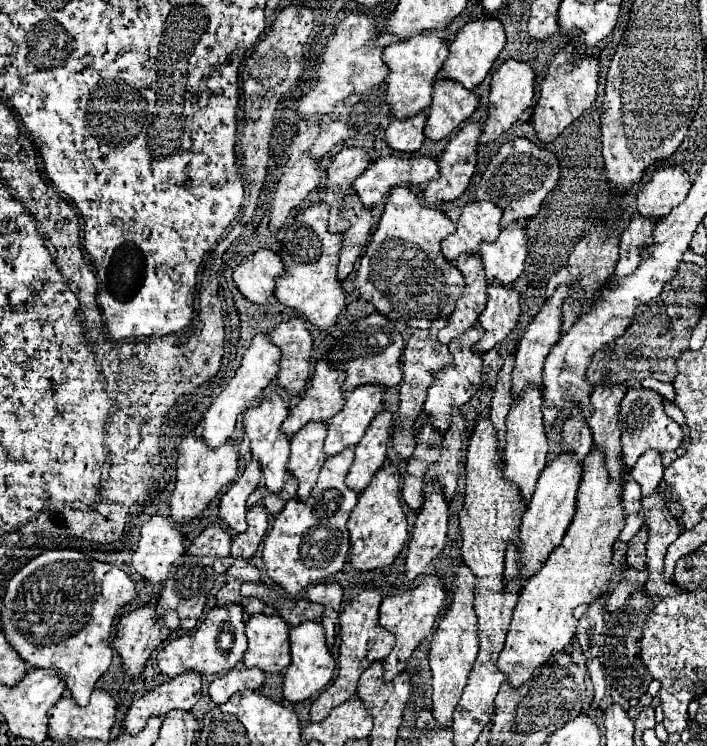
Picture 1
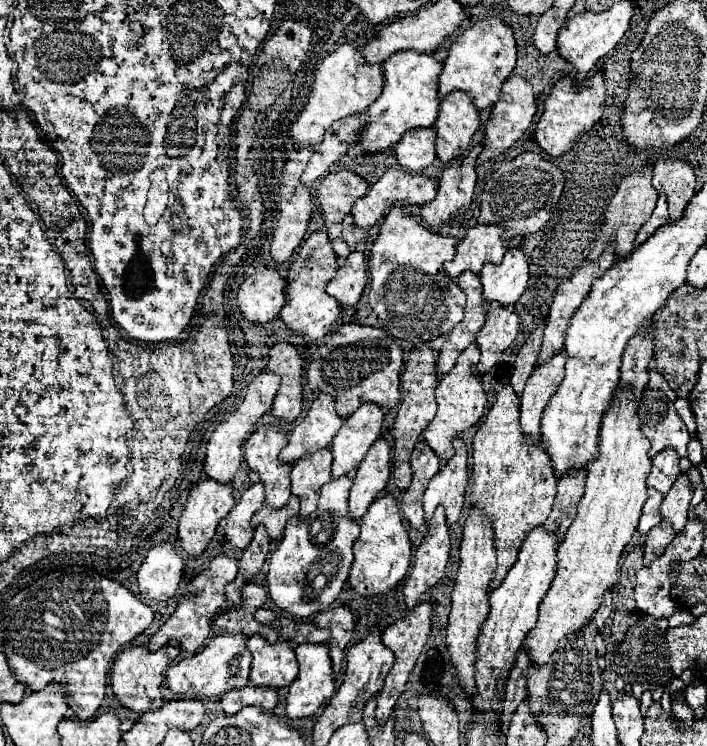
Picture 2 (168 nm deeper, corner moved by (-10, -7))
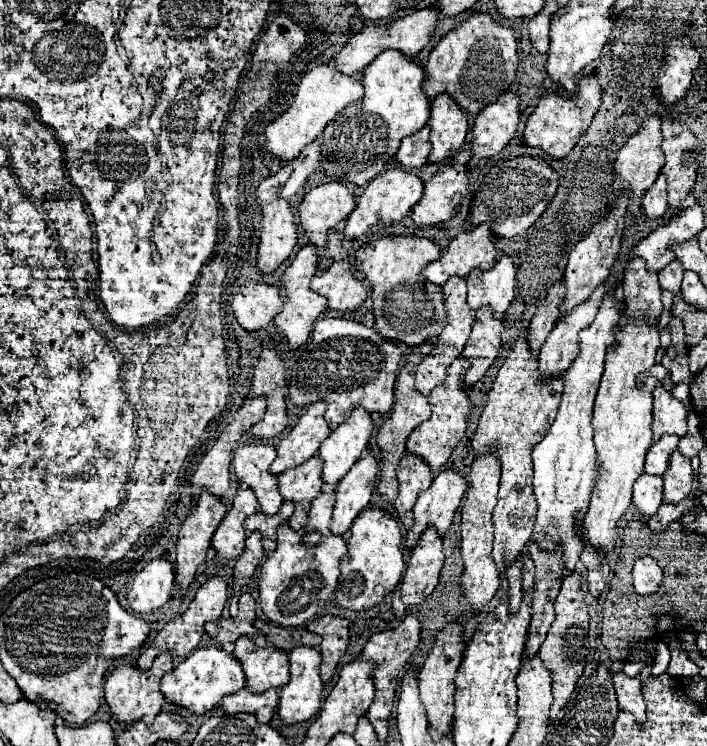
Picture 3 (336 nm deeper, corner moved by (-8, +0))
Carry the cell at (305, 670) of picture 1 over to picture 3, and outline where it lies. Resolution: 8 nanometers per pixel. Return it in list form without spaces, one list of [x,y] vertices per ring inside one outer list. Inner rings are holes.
[[[299,646],[289,652],[291,680],[281,688],[281,700],[277,706],[279,718],[291,726],[313,718],[321,706],[323,682],[319,678],[321,654],[313,648]]]

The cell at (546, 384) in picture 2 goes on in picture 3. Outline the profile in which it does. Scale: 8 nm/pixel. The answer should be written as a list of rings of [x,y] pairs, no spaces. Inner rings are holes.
[[[599,284],[597,292],[593,292],[589,300],[577,304],[577,308],[573,308],[569,316],[563,316],[549,332],[547,342],[543,344],[539,354],[539,372],[543,376],[555,376],[565,372],[569,364],[577,358],[579,332],[595,320],[603,296],[605,296],[605,286]]]

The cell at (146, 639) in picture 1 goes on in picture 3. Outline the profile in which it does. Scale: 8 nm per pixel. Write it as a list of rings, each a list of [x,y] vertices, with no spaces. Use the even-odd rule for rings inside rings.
[[[169,652],[159,654],[153,662],[153,668],[147,670],[147,672],[139,670],[137,666],[131,666],[131,664],[115,668],[105,682],[105,700],[107,700],[107,706],[109,706],[111,714],[121,722],[141,720],[145,724],[153,724],[155,716],[161,712],[163,702],[165,702],[163,694],[159,692],[159,682],[163,678],[163,674],[167,674],[171,670],[173,670],[173,658],[171,658]]]

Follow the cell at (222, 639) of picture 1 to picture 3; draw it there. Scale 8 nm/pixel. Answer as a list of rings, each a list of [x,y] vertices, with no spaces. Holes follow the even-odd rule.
[[[217,646],[195,650],[189,658],[185,658],[179,666],[175,666],[173,672],[165,674],[161,680],[161,694],[165,696],[165,700],[197,716],[213,710],[215,706],[221,704],[223,696],[239,692],[241,688],[245,688],[245,676],[241,664],[233,658],[233,654],[227,654]]]

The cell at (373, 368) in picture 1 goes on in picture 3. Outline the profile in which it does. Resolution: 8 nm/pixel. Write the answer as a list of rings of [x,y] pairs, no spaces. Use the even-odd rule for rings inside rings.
[[[323,318],[315,324],[309,342],[295,352],[287,352],[287,356],[291,372],[287,378],[287,400],[293,406],[309,406],[323,400],[327,404],[325,420],[331,428],[345,422],[357,406],[369,414],[387,414],[393,408],[393,384],[399,372],[401,348],[365,324]]]

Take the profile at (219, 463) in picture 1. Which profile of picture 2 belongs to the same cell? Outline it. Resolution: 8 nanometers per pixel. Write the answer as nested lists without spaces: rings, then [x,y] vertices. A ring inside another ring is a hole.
[[[199,479],[199,483],[195,483],[195,487],[189,493],[187,505],[179,517],[179,541],[181,547],[189,553],[189,555],[199,555],[209,539],[215,535],[215,529],[219,525],[219,521],[233,509],[235,505],[235,497],[233,497],[233,487],[231,483],[215,483],[215,479]]]

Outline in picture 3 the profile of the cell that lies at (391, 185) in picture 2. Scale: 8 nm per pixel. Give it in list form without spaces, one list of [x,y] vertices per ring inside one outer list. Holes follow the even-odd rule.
[[[391,168],[383,174],[379,174],[375,180],[369,182],[369,186],[365,188],[365,192],[359,198],[357,208],[347,218],[345,230],[343,230],[345,238],[359,240],[365,234],[387,230],[389,226],[397,224],[403,216],[407,216],[407,212],[419,202],[421,196],[423,196],[423,182],[419,180],[419,176],[405,172],[401,168]]]

